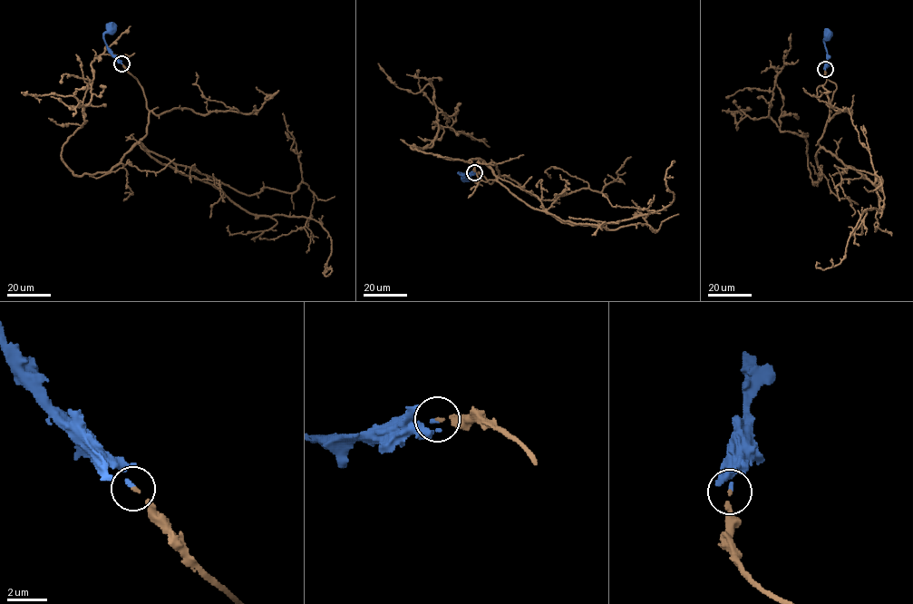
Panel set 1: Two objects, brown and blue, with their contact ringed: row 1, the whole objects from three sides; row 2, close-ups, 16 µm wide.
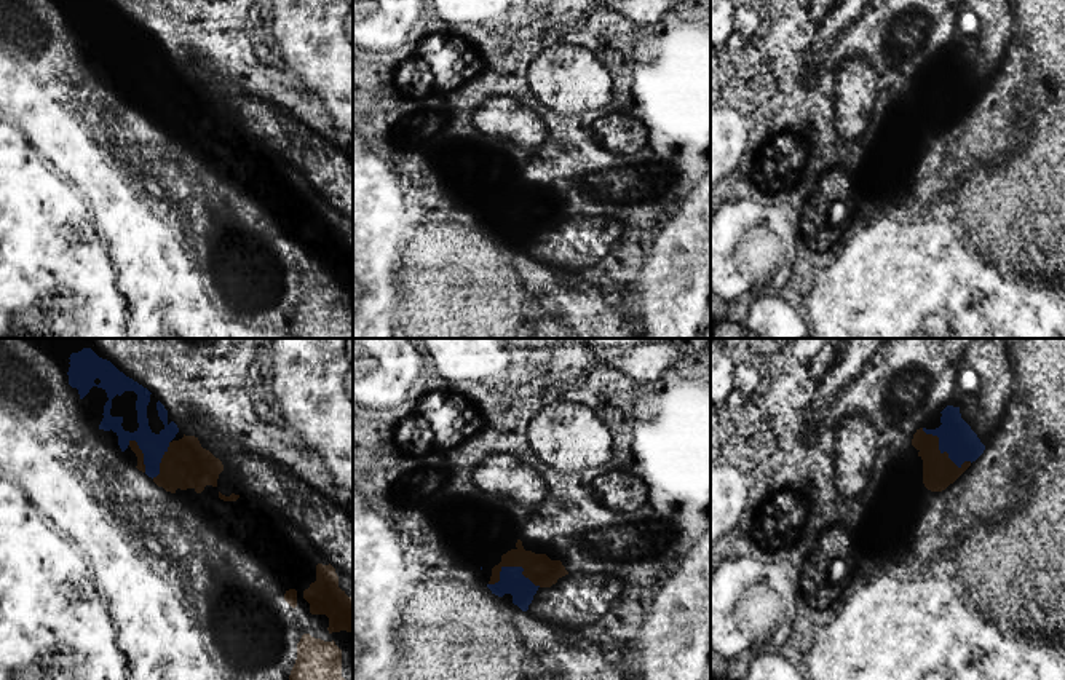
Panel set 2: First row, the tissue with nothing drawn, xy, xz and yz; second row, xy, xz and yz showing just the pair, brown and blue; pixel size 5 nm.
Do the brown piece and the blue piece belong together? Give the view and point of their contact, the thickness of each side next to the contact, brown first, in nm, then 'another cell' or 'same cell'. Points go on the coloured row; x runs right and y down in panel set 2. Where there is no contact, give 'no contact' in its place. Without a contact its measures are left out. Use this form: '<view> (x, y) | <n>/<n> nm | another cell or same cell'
xz (513, 565) | 150/130 nm | same cell

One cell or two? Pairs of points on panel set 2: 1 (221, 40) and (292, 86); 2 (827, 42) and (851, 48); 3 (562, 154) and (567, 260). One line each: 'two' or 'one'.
1: one
2: two
3: two

